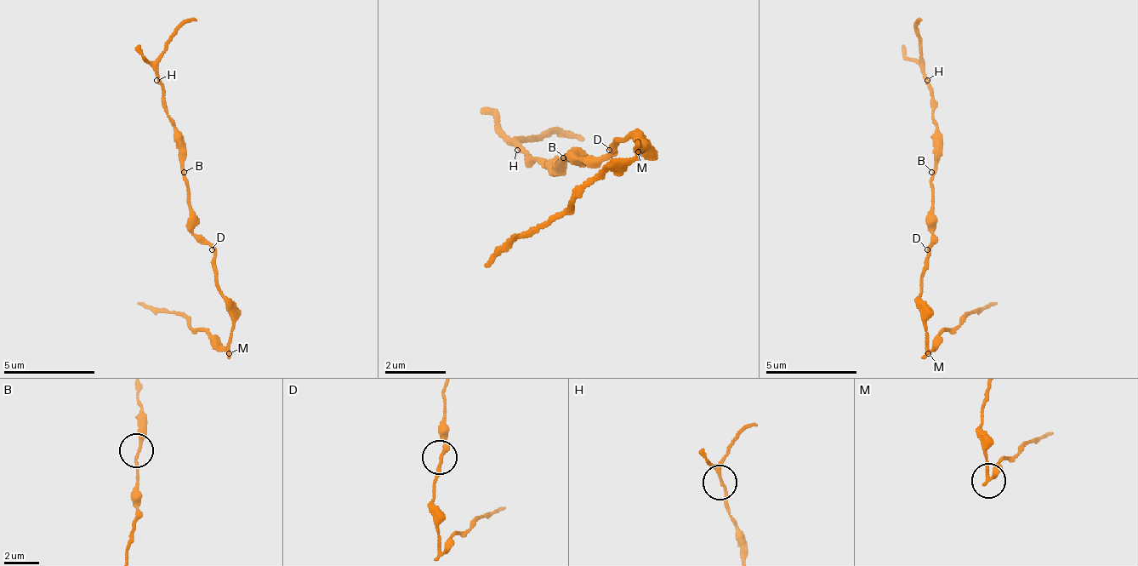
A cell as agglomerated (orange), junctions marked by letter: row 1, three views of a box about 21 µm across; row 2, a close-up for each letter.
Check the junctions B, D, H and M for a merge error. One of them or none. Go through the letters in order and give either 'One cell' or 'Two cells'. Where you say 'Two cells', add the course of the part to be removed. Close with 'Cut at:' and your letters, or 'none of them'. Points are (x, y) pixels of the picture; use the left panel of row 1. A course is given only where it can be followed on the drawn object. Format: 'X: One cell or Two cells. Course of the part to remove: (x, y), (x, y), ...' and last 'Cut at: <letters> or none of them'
B: One cell
D: One cell
H: One cell
M: Two cells. Course of the part to remove: (230, 354), (179, 313), (139, 304)
Cut at: M

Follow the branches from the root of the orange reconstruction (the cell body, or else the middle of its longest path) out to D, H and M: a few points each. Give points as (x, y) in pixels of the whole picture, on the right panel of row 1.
D: (931, 236), (931, 245), (927, 249)
H: (931, 236), (931, 172), (936, 167), (936, 122), (931, 117), (931, 85), (927, 80)
M: (931, 236), (927, 267), (922, 272), (922, 327), (927, 332), (927, 354)

